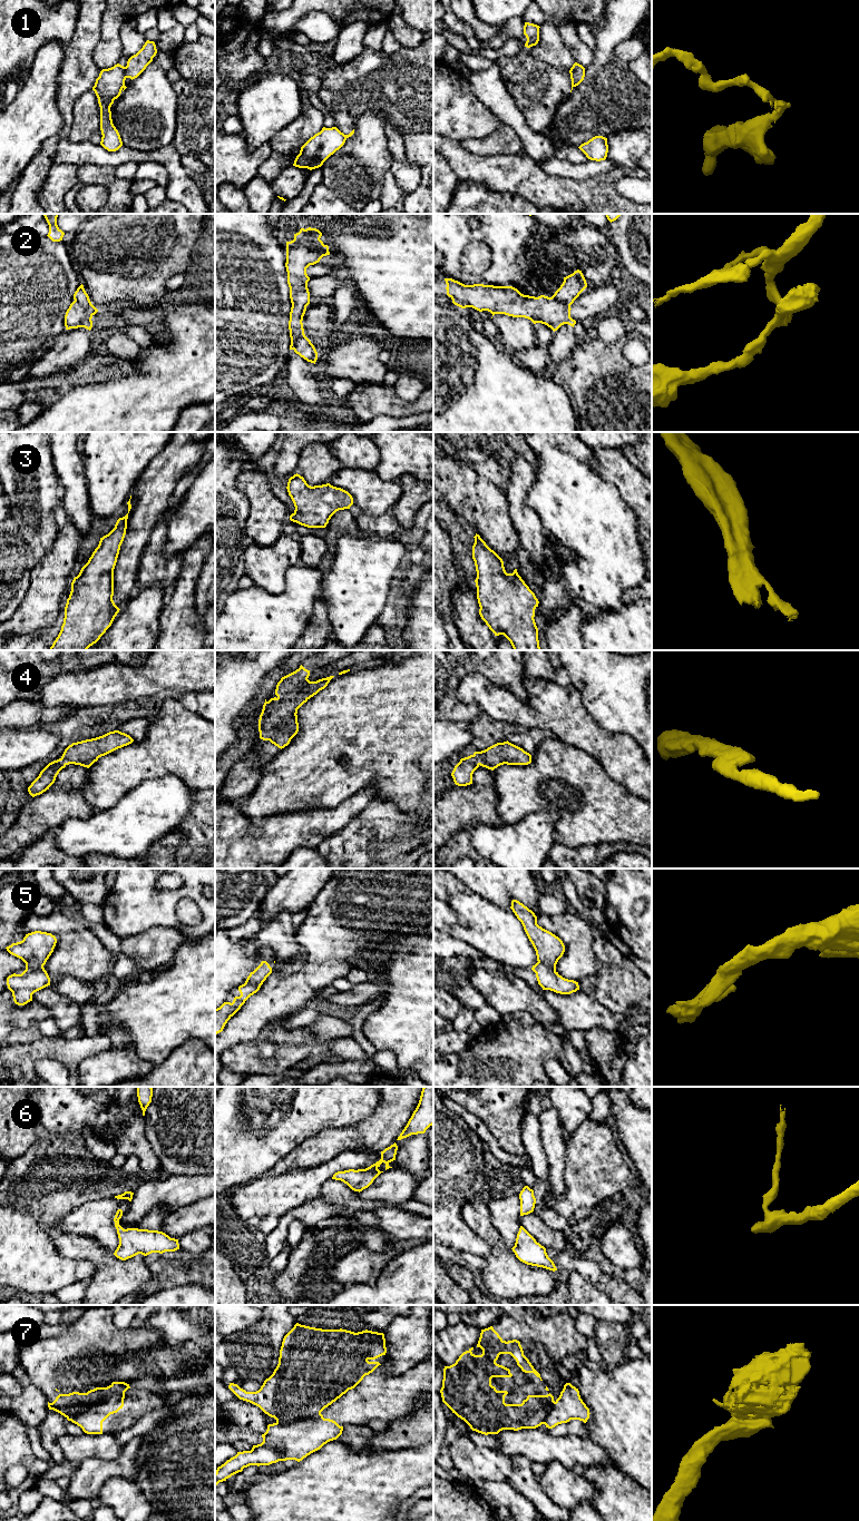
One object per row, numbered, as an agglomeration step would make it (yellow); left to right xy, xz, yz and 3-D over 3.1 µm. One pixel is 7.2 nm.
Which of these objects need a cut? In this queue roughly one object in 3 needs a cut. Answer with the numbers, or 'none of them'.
1, 2, 7

